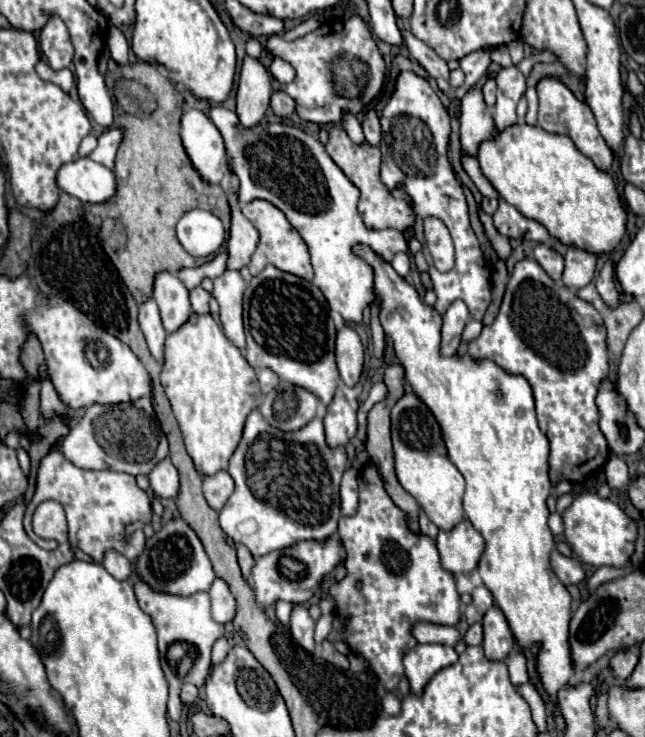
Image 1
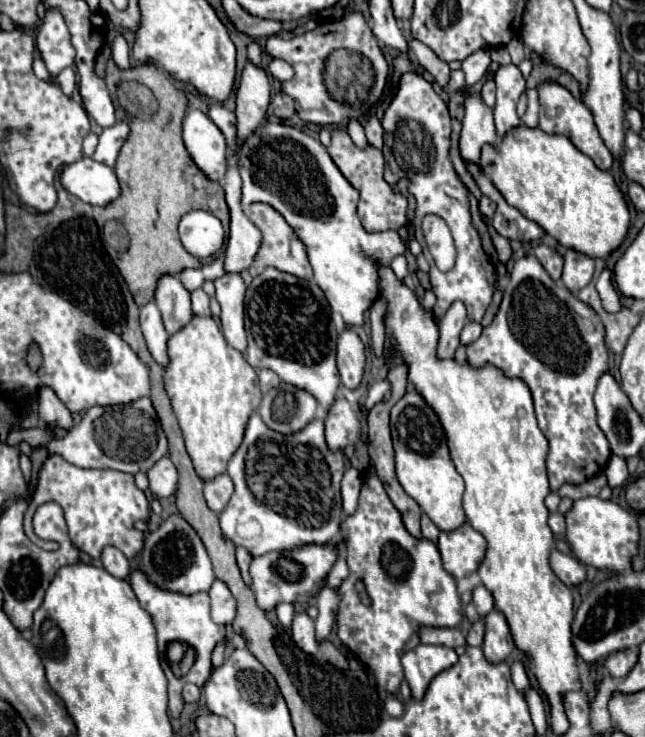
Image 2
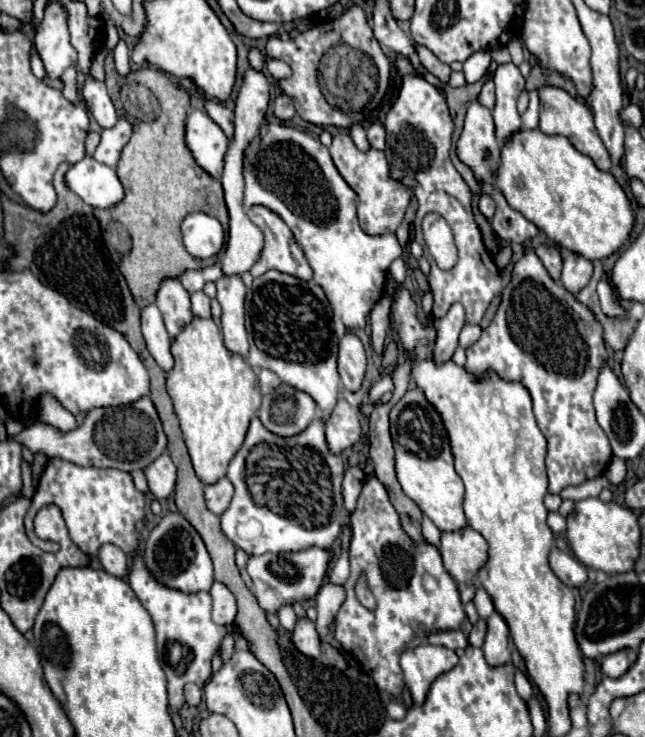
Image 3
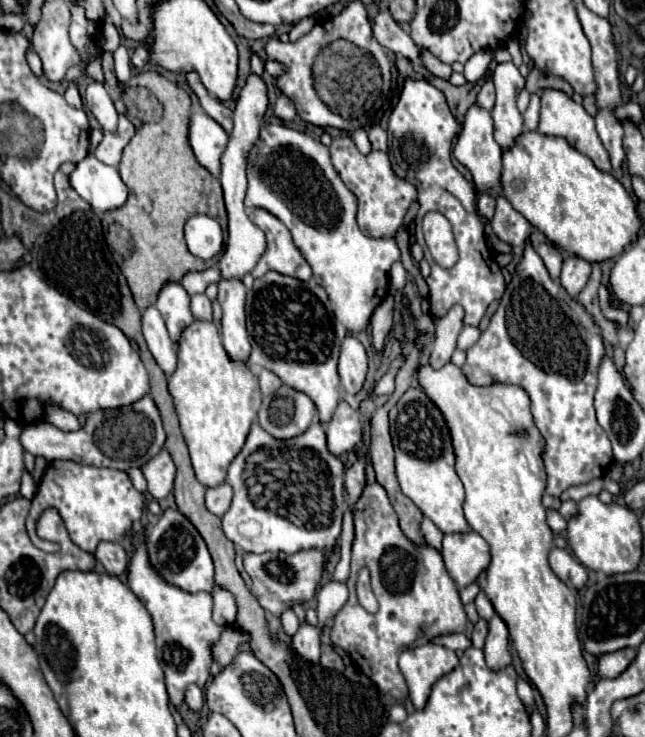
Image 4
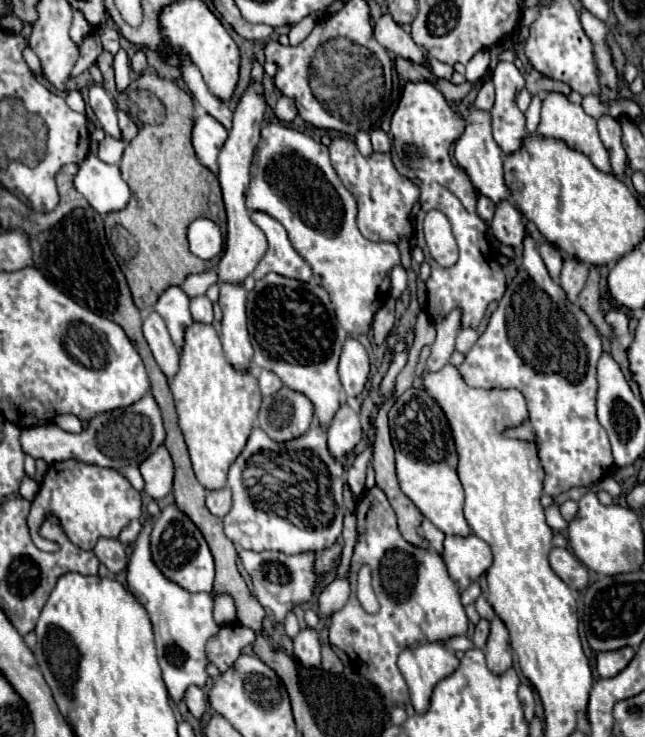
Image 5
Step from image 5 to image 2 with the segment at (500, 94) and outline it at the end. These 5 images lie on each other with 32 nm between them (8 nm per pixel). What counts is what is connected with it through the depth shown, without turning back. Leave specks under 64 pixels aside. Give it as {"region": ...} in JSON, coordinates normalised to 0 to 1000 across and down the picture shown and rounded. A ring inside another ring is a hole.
{"region":[[[788,87],[775,90],[775,95],[766,103],[766,111],[769,111],[766,166],[772,185],[778,185],[781,179],[806,168],[806,160],[800,155],[800,138],[816,122],[816,109],[797,87]]]}

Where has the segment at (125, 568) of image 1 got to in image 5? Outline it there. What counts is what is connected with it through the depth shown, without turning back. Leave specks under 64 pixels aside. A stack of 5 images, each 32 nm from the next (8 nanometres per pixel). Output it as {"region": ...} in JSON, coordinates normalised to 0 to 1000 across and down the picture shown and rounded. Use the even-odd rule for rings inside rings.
{"region":[[[152,733],[146,752],[171,776],[183,779],[195,773],[198,752],[195,752],[195,744],[183,733]]]}

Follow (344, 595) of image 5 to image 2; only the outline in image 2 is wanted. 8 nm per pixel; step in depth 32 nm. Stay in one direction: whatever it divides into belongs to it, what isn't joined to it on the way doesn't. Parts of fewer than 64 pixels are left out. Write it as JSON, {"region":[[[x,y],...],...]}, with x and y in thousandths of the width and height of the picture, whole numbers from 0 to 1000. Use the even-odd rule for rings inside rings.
{"region":[[[499,798],[493,806],[493,841],[490,841],[490,868],[499,871],[518,847],[521,839],[521,825],[524,825],[524,809],[518,798]]]}

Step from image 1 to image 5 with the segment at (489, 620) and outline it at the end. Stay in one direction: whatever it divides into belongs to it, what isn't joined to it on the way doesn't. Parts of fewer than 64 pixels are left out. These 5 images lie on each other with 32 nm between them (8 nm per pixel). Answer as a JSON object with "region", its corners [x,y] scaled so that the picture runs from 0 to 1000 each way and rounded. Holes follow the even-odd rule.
{"region":[[[769,836],[760,844],[760,863],[757,863],[757,871],[753,871],[753,879],[750,879],[753,901],[763,912],[775,915],[775,912],[781,912],[784,906],[794,904],[794,885],[788,885],[788,882],[791,882],[788,855],[784,855],[781,844]]]}

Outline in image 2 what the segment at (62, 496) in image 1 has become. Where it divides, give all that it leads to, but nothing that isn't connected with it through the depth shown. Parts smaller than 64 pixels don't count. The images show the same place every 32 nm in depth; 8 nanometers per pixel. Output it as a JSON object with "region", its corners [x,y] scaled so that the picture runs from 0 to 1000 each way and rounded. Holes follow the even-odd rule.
{"region":[[[78,616],[62,635],[56,668],[37,697],[40,727],[65,746],[84,746],[84,735],[62,733],[53,725],[50,700],[62,684],[78,681],[78,678],[84,678],[96,687],[112,738],[121,746],[133,749],[140,757],[152,760],[164,741],[177,741],[186,749],[192,749],[192,754],[198,760],[205,760],[223,744],[223,722],[217,722],[205,714],[211,706],[229,708],[233,684],[229,684],[226,670],[220,665],[214,665],[214,659],[208,657],[205,643],[192,643],[192,640],[180,640],[180,638],[130,638],[130,635],[121,635],[121,632],[102,627],[90,616]]]}

